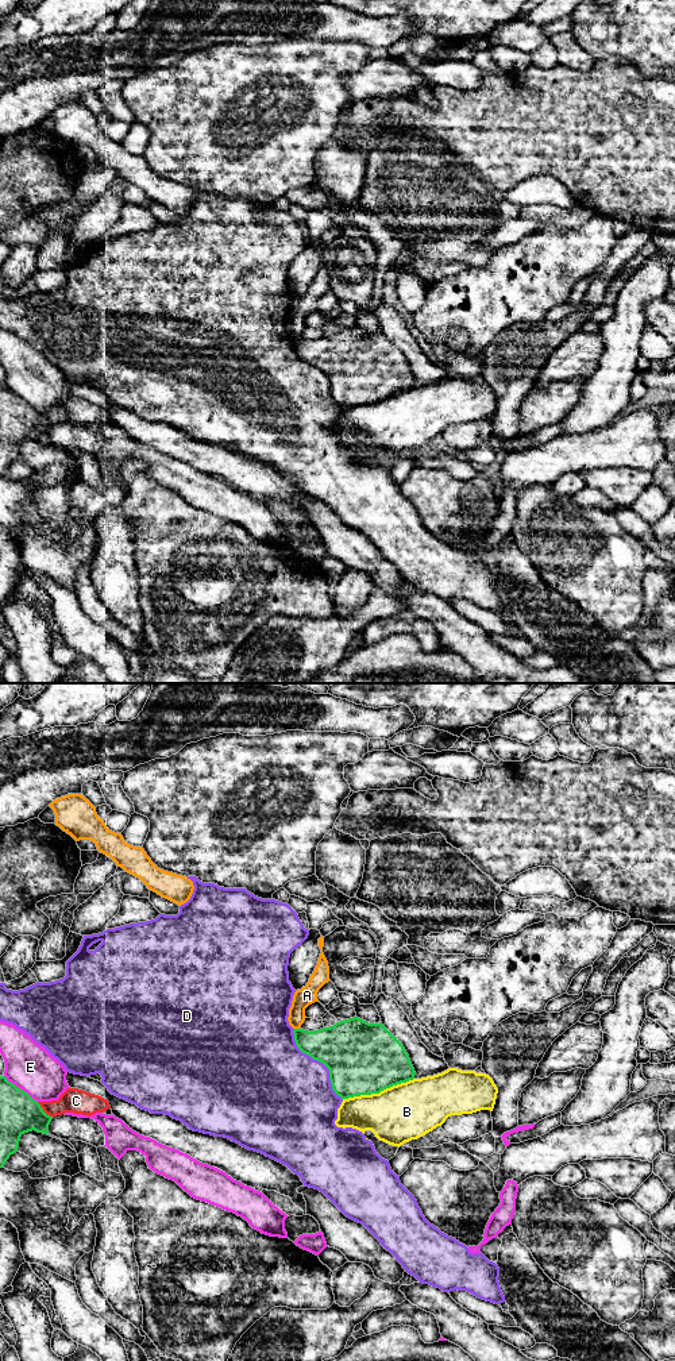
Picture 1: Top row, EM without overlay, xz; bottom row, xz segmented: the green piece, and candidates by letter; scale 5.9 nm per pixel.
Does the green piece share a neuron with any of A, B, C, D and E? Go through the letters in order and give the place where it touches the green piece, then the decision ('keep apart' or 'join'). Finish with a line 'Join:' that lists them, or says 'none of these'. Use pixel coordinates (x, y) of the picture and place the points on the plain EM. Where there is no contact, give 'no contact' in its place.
A: contact xz (297, 338); keep apart
B: contact xz (378, 401); keep apart
C: contact xz (43, 420); keep apart
D: contact xz (319, 369); keep apart
E: contact xz (19, 397); keep apart
Join: none of these

